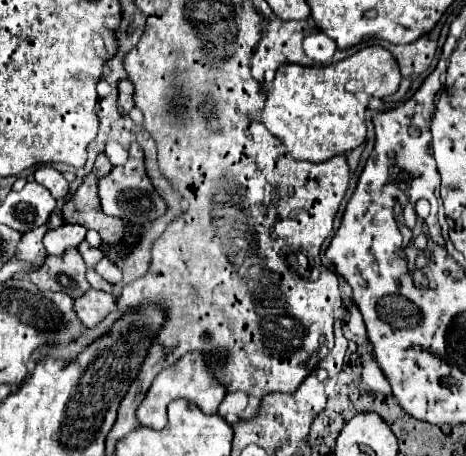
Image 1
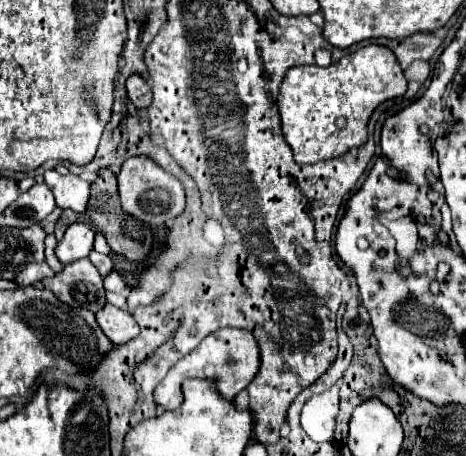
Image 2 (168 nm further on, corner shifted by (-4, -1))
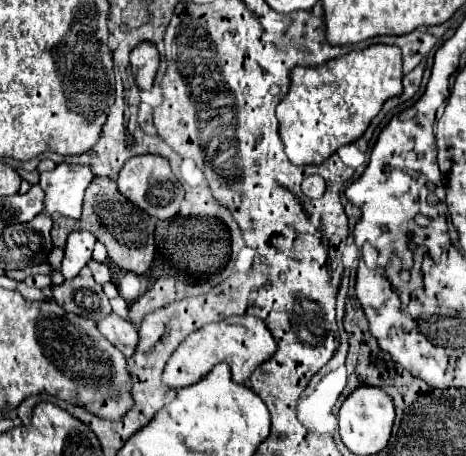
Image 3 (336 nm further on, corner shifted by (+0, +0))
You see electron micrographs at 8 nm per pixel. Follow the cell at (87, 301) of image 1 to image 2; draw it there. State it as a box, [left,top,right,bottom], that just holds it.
[95,303,139,345]

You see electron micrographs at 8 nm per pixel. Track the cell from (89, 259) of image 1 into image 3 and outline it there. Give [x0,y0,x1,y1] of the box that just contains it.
[87,260,111,284]

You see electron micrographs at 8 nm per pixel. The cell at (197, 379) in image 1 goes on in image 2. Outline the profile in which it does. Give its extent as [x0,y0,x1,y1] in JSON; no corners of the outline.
[153,327,259,411]

